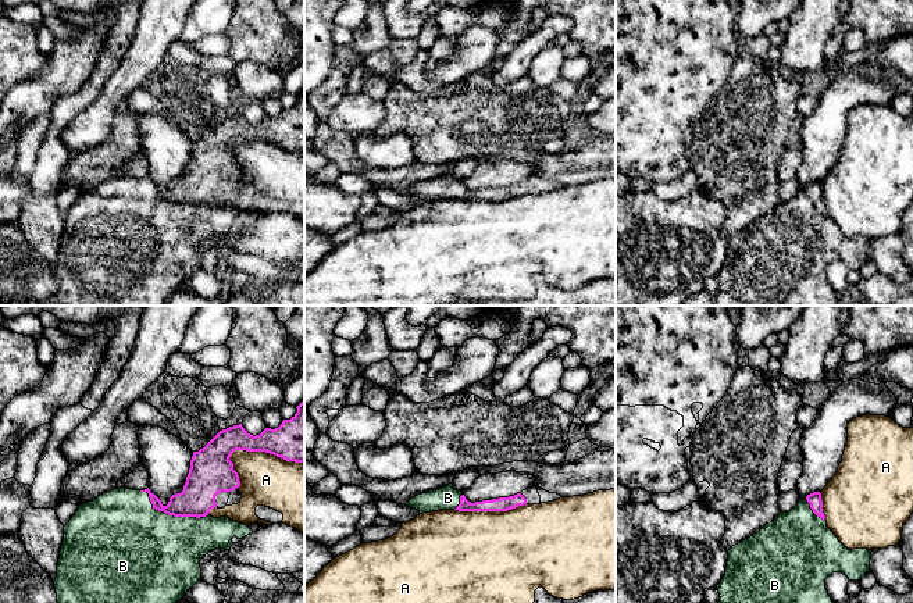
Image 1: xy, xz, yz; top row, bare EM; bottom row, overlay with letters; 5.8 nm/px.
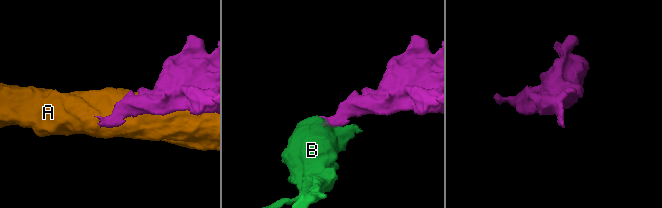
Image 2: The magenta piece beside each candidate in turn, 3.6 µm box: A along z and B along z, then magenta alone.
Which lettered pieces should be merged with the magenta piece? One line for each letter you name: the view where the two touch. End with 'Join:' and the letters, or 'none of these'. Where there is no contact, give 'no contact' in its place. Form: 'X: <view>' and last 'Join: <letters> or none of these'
B: xy
Join: B

